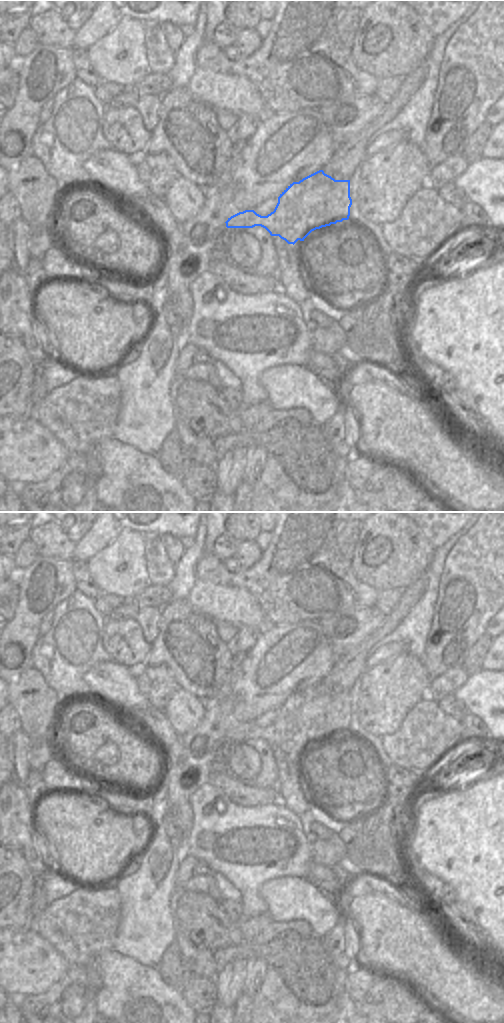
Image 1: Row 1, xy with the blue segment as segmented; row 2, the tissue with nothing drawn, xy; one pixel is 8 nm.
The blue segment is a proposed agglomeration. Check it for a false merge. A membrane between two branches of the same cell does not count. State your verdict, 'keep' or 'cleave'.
keep

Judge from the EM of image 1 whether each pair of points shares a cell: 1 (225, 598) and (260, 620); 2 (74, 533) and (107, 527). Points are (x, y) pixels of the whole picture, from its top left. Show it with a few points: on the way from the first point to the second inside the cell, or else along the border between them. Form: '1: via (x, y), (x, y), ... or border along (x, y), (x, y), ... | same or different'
1: via (234, 605), (251, 614) | same
2: border along (92, 522), (88, 531), (75, 544) | different

